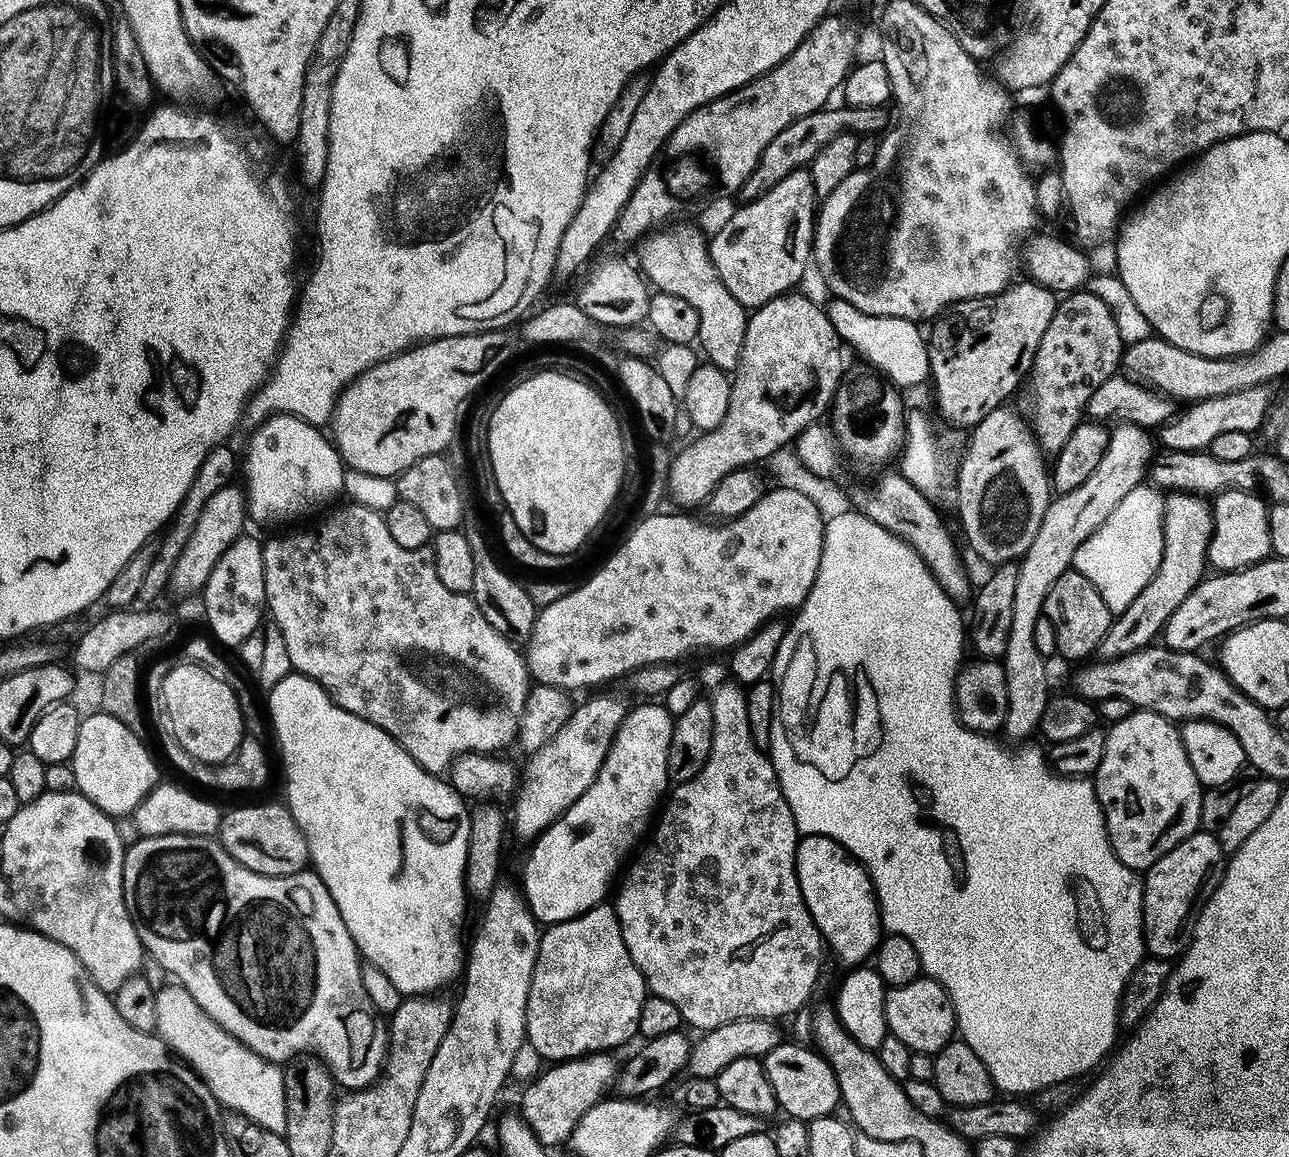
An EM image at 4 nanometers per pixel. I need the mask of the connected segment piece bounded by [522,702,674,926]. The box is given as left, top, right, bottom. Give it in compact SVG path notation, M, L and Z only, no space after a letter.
M640 702L624 721L619 721L610 750L591 786L546 831L535 837L533 844L536 845L524 860L522 895L528 901L532 915L541 925L551 926L564 920L573 920L575 916L581 916L584 912L595 908L607 897L604 895L612 884L612 875L616 871L617 873L621 871L625 863L624 855L632 847L633 849L637 847L636 839L649 831L650 821L669 787L668 751L672 741L673 723L673 713L669 712L663 703Z

